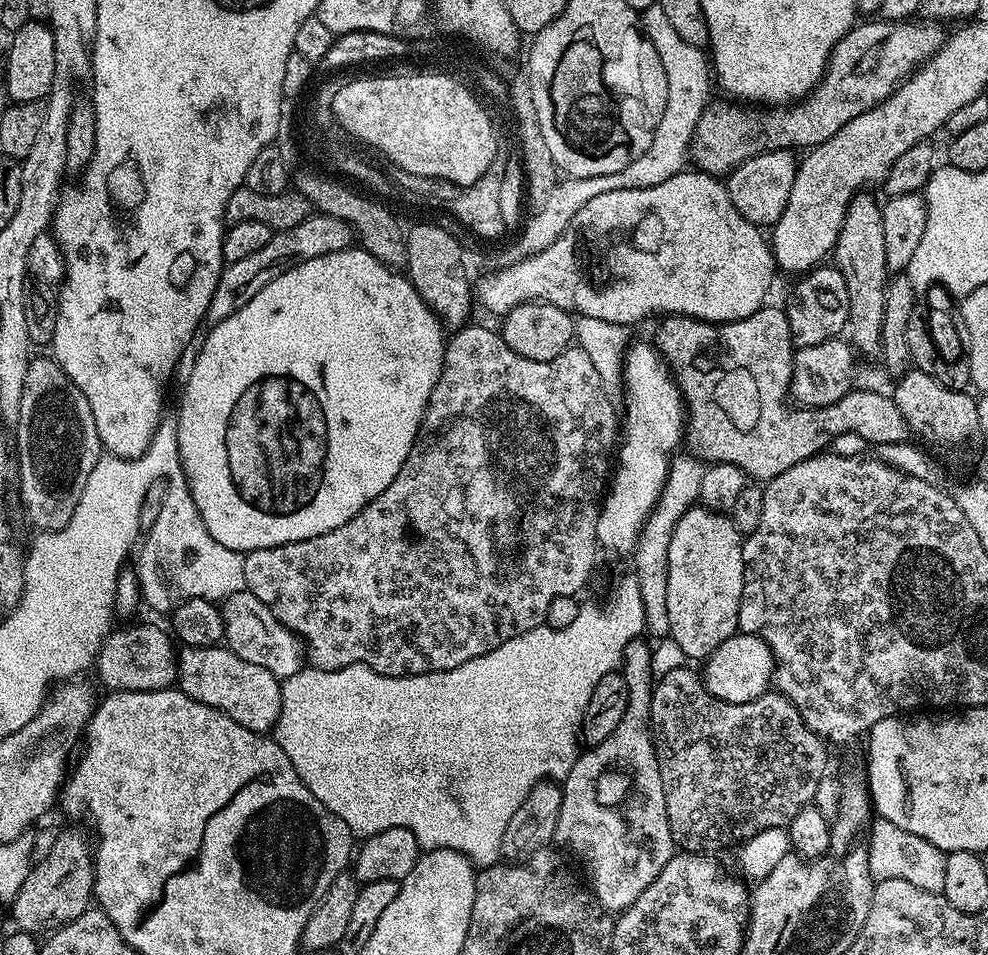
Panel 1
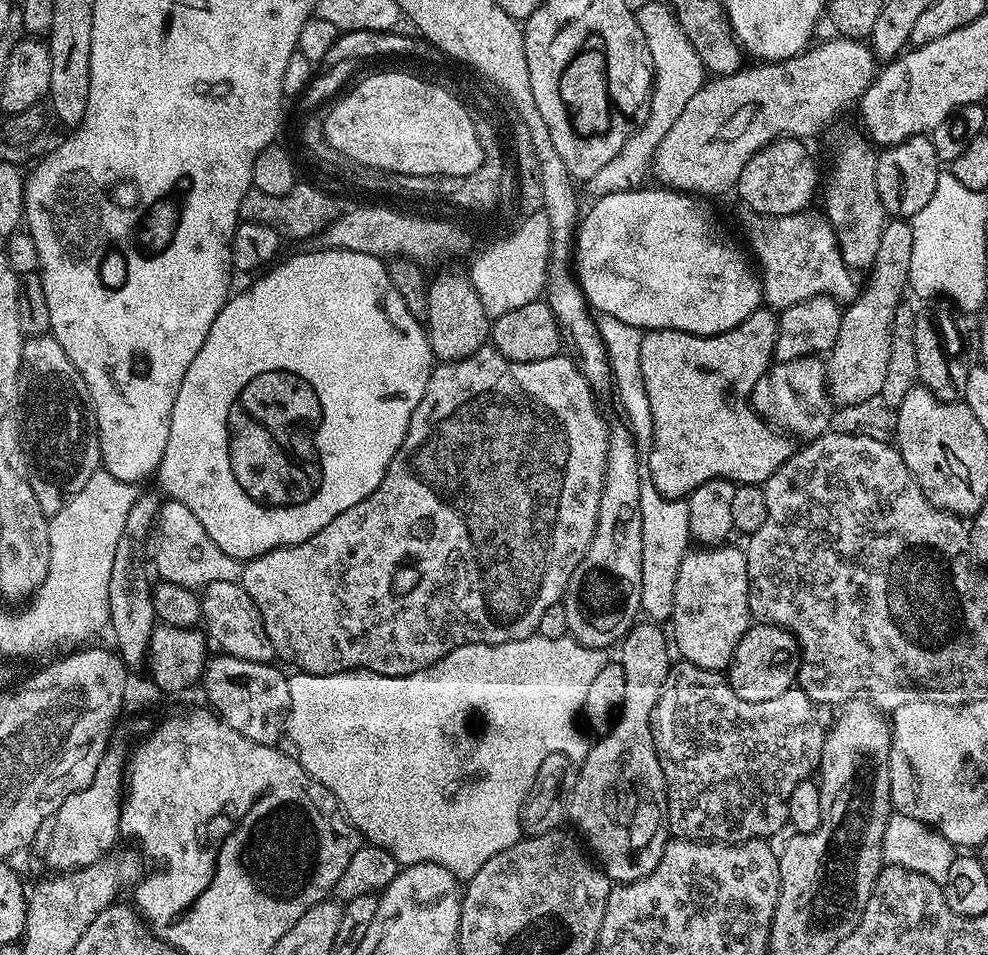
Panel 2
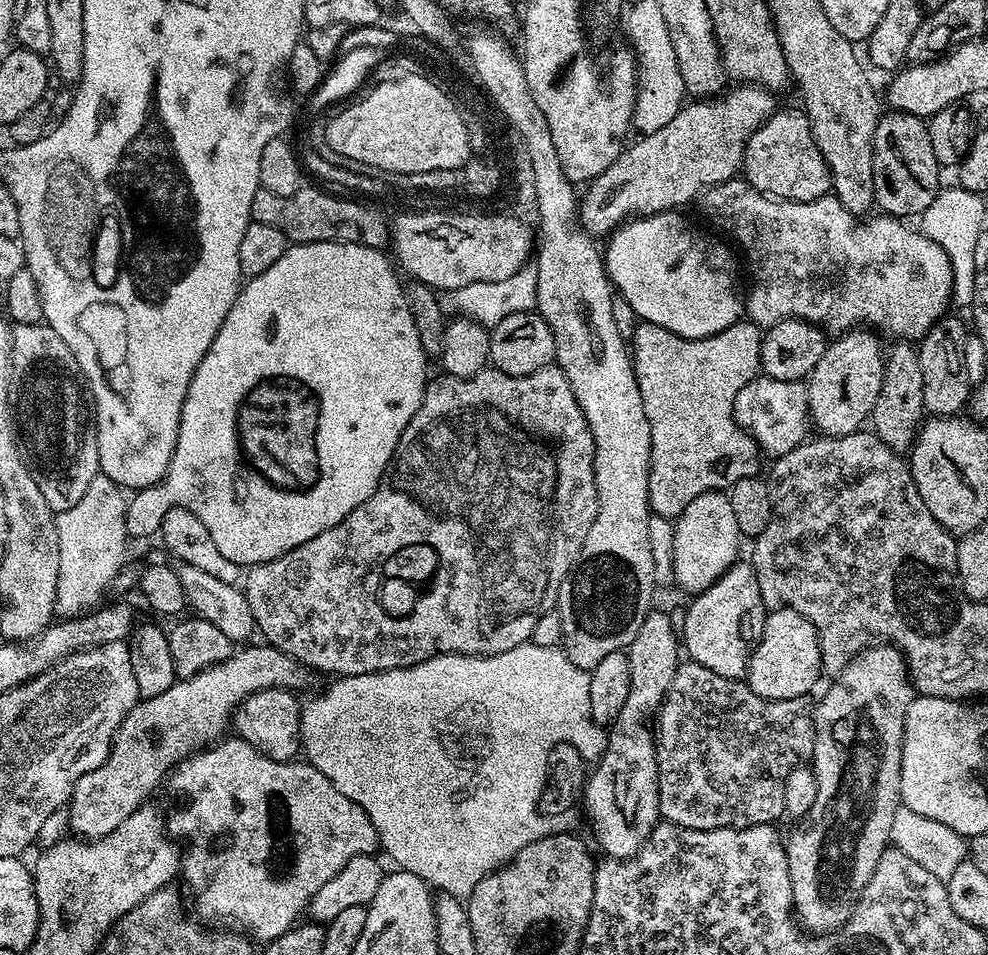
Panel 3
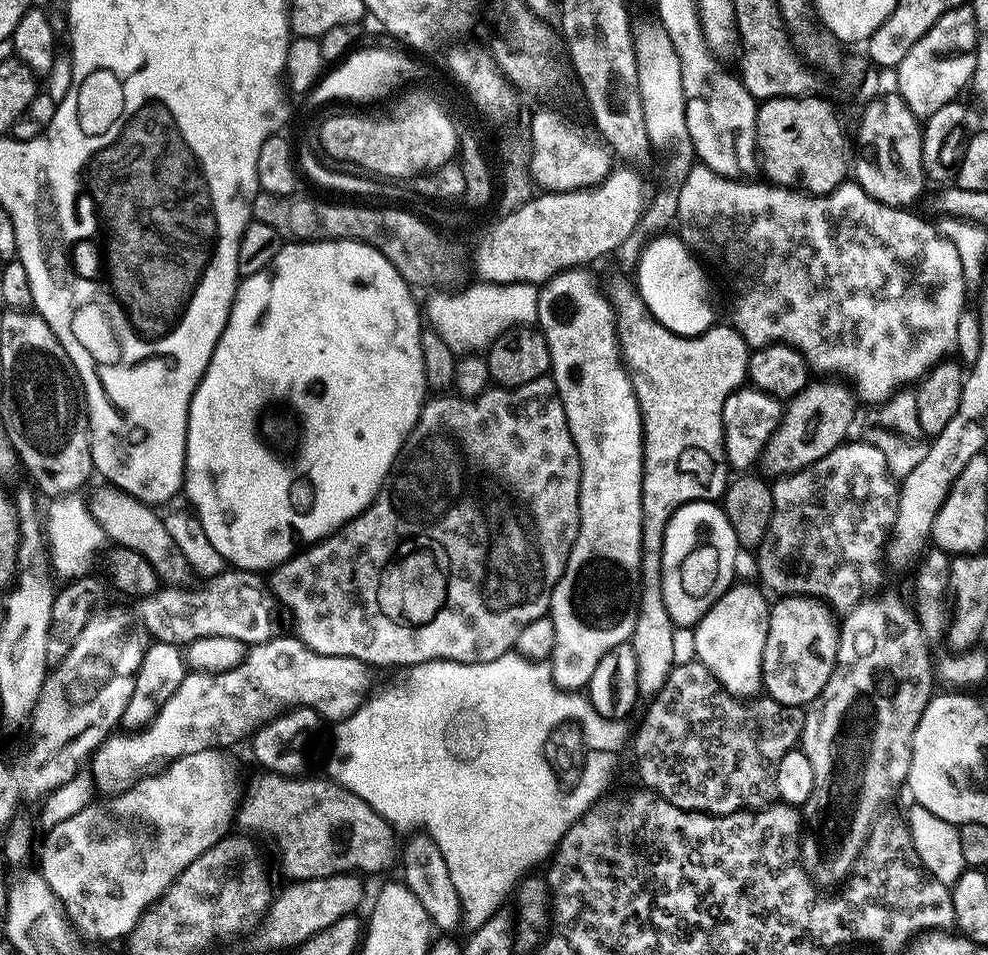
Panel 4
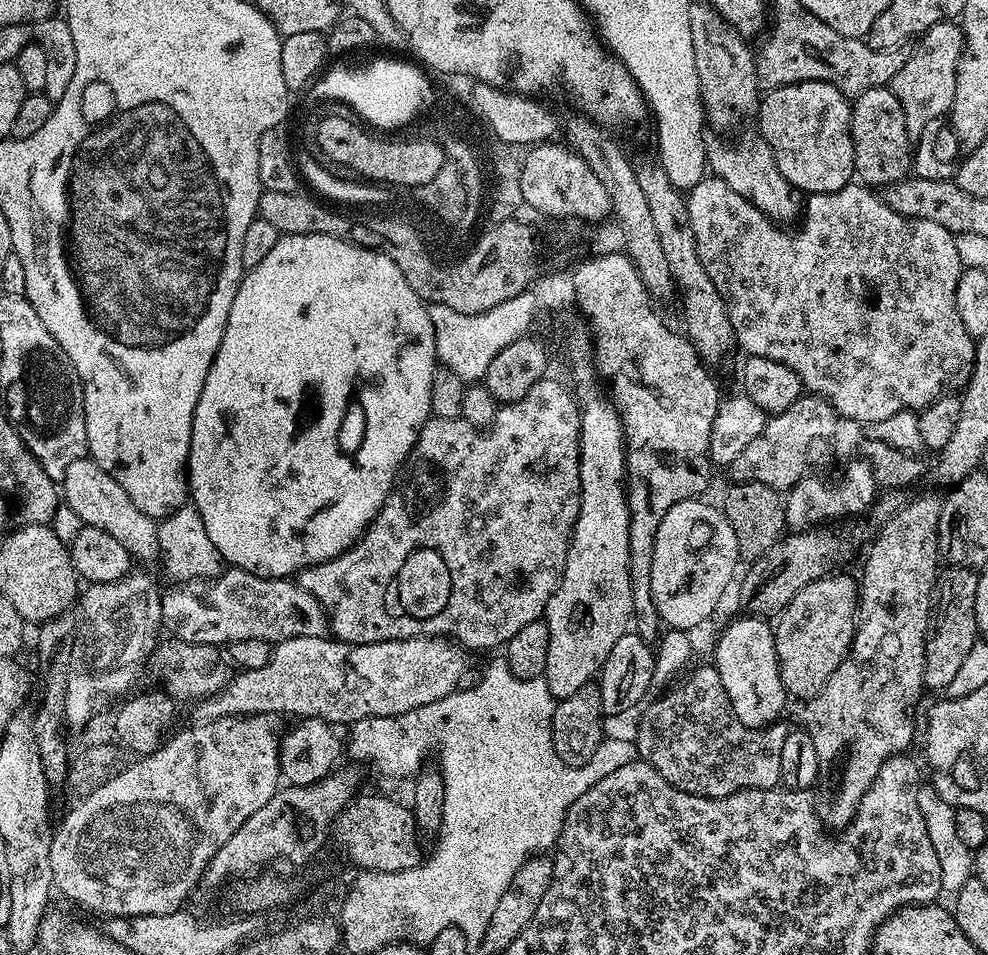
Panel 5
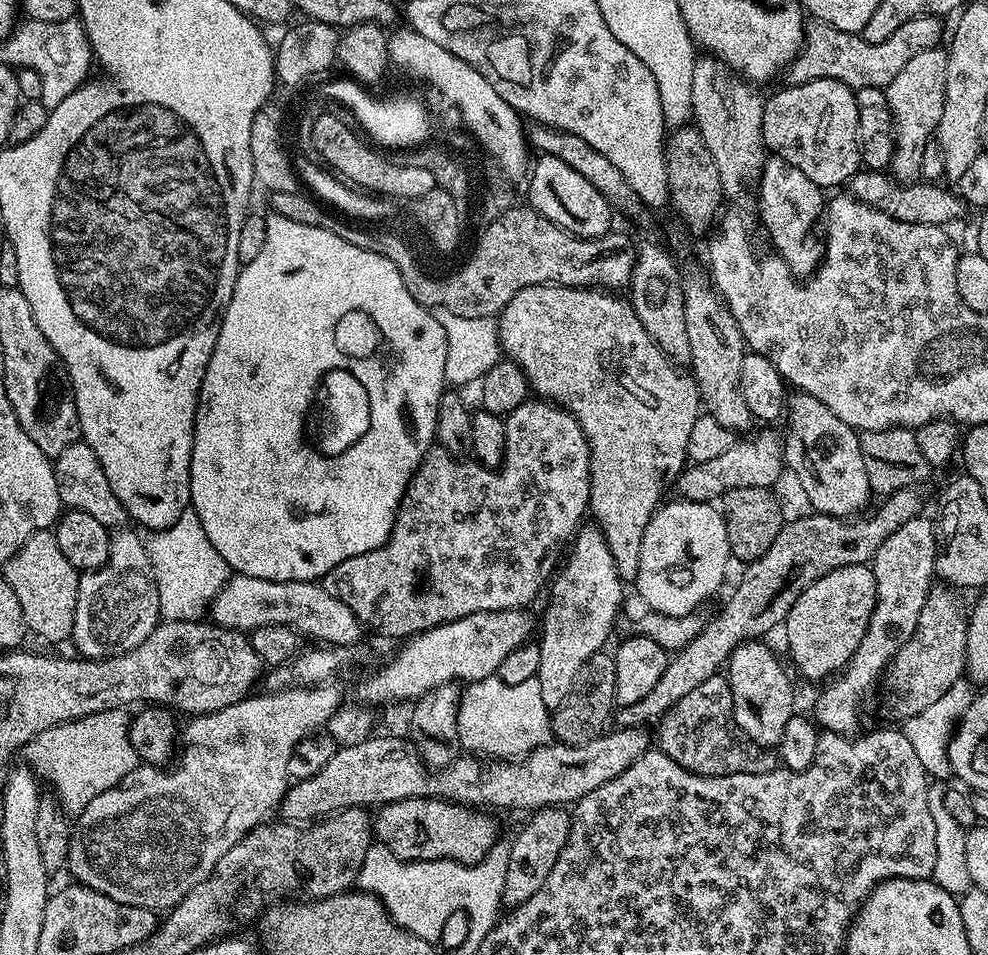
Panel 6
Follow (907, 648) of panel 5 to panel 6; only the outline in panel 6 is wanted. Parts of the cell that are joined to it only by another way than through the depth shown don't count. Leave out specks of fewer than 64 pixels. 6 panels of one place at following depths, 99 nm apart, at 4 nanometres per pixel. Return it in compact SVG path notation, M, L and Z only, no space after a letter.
M921 514L910 518L910 522L902 522L902 526L898 526L898 530L894 530L894 534L890 534L882 546L878 546L870 561L876 583L874 614L852 661L816 700L814 720L821 729L845 734L861 731L860 692L868 692L875 684L877 687L881 683L888 661L894 658L894 654L898 654L898 650L912 637L918 626L922 606L934 587L936 576L936 530L933 521L926 517Z

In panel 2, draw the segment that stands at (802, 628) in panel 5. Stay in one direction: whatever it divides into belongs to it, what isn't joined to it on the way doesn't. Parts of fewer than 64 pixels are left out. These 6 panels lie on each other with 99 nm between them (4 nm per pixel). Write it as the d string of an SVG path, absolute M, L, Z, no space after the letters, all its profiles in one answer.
M753 623L742 642L738 642L732 663L726 669L728 685L738 698L746 698L746 702L778 698L778 694L786 694L786 690L797 683L801 659L802 649L792 633L777 624Z

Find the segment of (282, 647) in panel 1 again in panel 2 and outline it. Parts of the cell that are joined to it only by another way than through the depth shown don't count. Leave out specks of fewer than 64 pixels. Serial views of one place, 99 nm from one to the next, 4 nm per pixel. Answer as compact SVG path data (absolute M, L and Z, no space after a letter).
M234 580L210 582L199 593L199 597L200 614L207 639L215 647L217 644L220 647L217 649L223 655L263 664L273 659L274 653L270 640L263 630L262 615L259 613L258 606L254 604L254 599L250 598L241 583Z

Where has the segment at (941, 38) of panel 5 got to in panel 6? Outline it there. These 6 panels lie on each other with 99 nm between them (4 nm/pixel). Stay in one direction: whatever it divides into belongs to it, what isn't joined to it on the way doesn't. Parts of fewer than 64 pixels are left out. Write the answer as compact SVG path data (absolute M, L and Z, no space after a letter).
M943 47L924 48L920 52L913 52L910 62L898 70L894 82L890 82L884 89L886 98L890 102L892 111L892 121L894 122L894 154L890 165L891 175L901 182L916 182L921 179L922 153L926 151L926 146L933 143L934 133L938 122L942 118L942 106L944 105L944 95L946 94L946 62L948 53Z

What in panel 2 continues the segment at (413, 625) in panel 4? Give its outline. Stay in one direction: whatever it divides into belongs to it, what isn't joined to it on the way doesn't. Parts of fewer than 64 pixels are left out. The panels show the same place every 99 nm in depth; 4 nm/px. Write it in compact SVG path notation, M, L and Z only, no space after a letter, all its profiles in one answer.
M485 346L474 354L470 354L470 358L437 363L426 382L426 394L422 394L422 402L418 402L418 406L410 418L406 438L402 438L402 446L398 446L398 454L394 454L386 474L382 478L382 482L374 490L374 494L370 494L365 500L358 502L358 506L350 506L350 510L342 510L342 514L338 514L338 518L334 518L334 522L330 522L330 526L318 530L318 534L306 538L306 542L290 544L286 548L275 548L266 554L256 556L254 559L243 563L239 583L242 584L243 589L246 590L250 598L254 599L254 604L258 606L259 613L262 615L264 633L269 638L273 653L277 659L280 657L294 665L295 669L302 672L312 672L316 676L333 676L335 673L349 670L377 672L383 676L409 676L418 670L434 666L442 657L450 654L463 644L501 644L502 642L525 640L526 637L533 635L539 629L542 622L542 613L550 606L563 601L564 592L568 588L570 578L574 574L578 562L582 562L582 558L594 538L596 527L598 526L600 503L602 502L604 475L606 474L606 454L608 453L610 424L604 421L604 416L600 413L599 406L596 405L597 393L594 391L592 383L580 373L580 365L576 363L575 359L571 355L567 355L561 354L550 358L542 358L542 362L514 362L501 354L497 348Z

